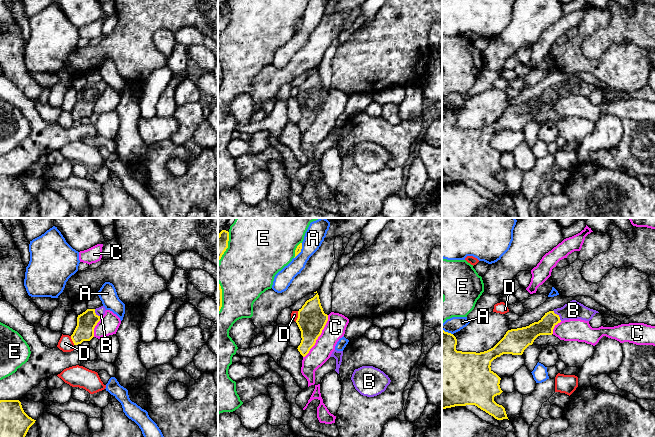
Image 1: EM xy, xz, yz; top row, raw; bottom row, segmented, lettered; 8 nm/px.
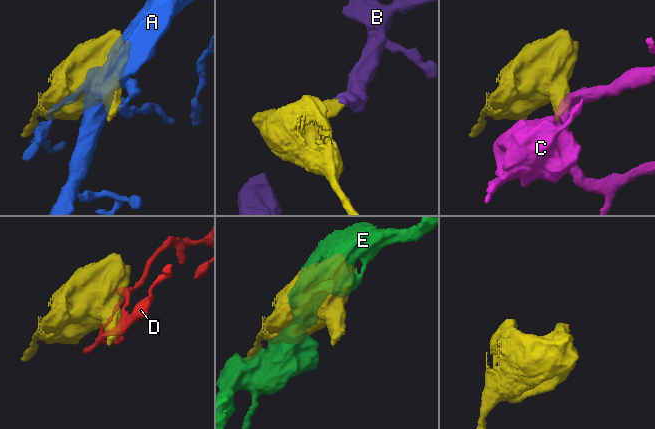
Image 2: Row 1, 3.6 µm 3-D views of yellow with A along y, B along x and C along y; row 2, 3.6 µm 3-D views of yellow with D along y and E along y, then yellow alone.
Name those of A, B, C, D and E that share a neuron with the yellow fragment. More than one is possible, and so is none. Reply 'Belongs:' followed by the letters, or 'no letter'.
Belongs: B

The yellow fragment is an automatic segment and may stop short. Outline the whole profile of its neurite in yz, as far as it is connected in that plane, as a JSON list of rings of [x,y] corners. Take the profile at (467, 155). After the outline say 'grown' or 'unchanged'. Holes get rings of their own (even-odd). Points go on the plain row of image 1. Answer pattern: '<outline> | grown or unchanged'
[[[572,76],[561,84],[545,89],[538,98],[508,106],[493,124],[480,129],[457,127],[456,113],[442,106],[442,185],[475,181],[497,196],[508,195],[505,184],[494,177],[494,173],[503,167],[499,161],[501,154],[491,146],[491,138],[503,130],[522,131],[538,112],[552,111],[554,103],[561,97],[569,95],[590,97],[596,89],[599,88]]] | grown

